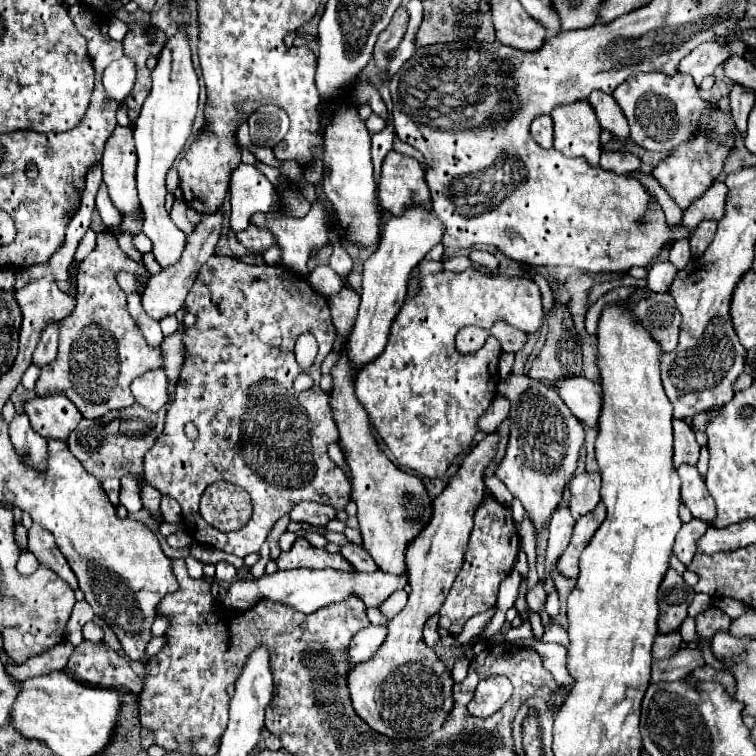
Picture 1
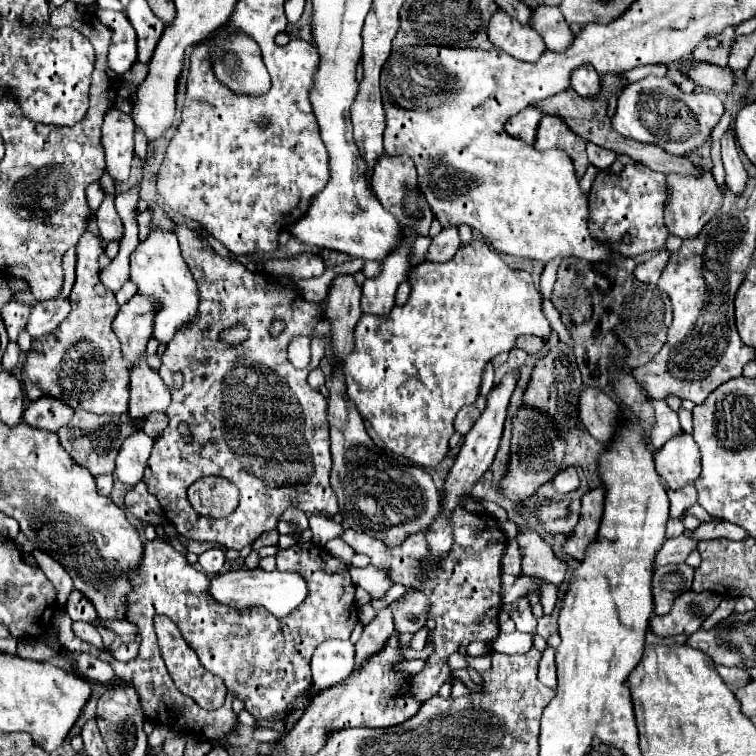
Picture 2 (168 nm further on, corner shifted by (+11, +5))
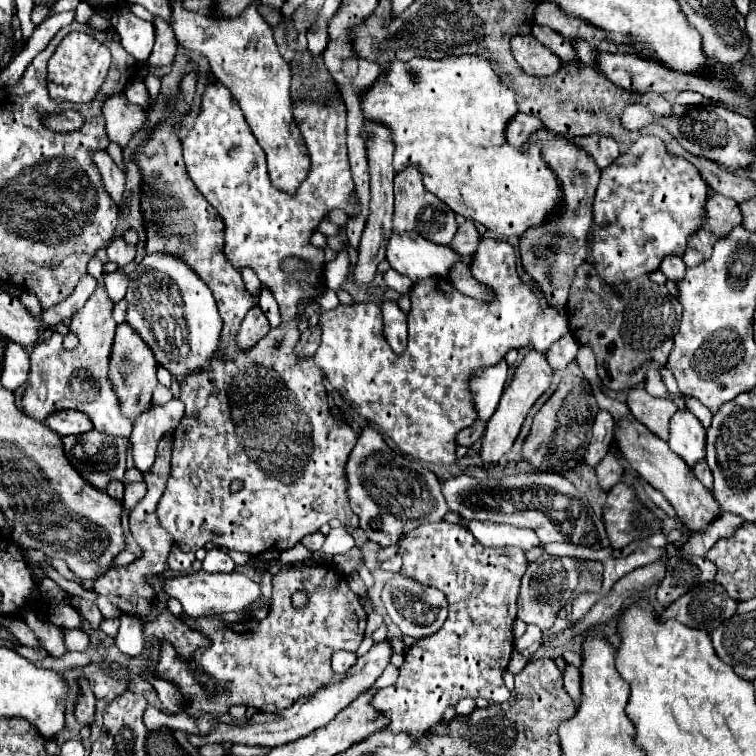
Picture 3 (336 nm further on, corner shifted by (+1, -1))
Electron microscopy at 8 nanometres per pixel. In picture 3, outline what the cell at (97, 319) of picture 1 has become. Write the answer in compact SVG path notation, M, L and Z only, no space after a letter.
M98 285L82 311L72 315L70 331L78 337L78 345L74 349L64 349L64 337L60 333L52 333L50 339L34 345L30 353L28 387L22 397L26 415L44 421L52 411L76 409L90 417L96 431L120 437L130 435L132 419L120 413L120 403L110 381L110 355L116 329L112 307L114 303L108 297L104 285Z

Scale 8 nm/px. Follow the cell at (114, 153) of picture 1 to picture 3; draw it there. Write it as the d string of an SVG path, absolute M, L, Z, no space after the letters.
M124 93L112 95L102 105L102 115L106 119L108 139L118 143L122 149L130 143L130 139L144 127L148 115L142 107L128 103Z

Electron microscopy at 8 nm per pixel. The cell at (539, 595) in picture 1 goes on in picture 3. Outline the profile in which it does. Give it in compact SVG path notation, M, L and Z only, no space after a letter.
M528 625L526 633L516 641L516 649L524 655L524 657L530 657L536 653L536 649L540 647L540 627L534 627L534 625Z

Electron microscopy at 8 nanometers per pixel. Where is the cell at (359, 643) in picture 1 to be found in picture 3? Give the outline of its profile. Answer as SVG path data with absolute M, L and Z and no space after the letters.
M336 651L332 655L332 669L334 673L346 673L354 663L356 663L356 653L354 651Z

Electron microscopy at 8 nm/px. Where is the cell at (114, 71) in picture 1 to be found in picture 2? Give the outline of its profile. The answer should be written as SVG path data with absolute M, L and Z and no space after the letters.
M96 11L96 17L112 31L108 65L122 75L136 63L136 31L124 11Z

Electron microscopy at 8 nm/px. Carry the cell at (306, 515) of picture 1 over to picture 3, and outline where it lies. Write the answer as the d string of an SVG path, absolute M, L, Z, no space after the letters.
M316 531L316 533L312 533L312 535L306 535L306 537L302 539L302 543L304 543L310 551L320 551L320 547L322 547L322 543L324 543L324 535L322 535L320 531Z

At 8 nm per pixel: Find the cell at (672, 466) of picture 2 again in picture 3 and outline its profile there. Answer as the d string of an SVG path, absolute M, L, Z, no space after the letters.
M678 411L670 421L668 445L688 467L694 467L706 457L706 429L690 411Z

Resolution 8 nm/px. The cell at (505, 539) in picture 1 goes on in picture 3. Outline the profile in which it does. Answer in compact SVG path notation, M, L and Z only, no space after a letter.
M446 521L426 523L406 533L398 545L398 555L402 557L402 575L414 579L420 585L438 587L444 591L450 605L444 627L436 635L412 645L406 653L404 665L400 667L398 681L392 687L380 689L372 699L374 707L392 719L386 731L402 731L416 739L442 719L446 707L456 705L464 697L484 697L490 703L504 703L510 699L510 691L502 681L502 671L508 667L514 649L512 623L516 619L516 597L528 562L523 550L514 547L484 547L466 527Z

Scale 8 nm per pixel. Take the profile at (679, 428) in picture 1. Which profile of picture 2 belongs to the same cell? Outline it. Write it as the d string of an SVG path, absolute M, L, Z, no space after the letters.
M650 399L654 413L656 413L656 421L654 425L648 429L648 437L654 445L654 449L660 449L668 439L672 439L674 435L678 435L682 431L678 415L666 405L666 401L656 401Z

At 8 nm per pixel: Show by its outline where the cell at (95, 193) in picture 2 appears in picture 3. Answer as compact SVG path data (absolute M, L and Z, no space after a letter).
M104 151L94 153L94 163L102 173L102 181L104 181L104 187L108 191L108 195L120 207L122 205L122 195L124 195L124 181L126 181L124 173L114 165L110 155L104 153Z

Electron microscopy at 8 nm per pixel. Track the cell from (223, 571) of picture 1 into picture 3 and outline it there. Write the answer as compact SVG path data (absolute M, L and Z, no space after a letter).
M210 549L202 561L202 569L208 573L232 573L234 567L236 565L230 555L222 549Z

